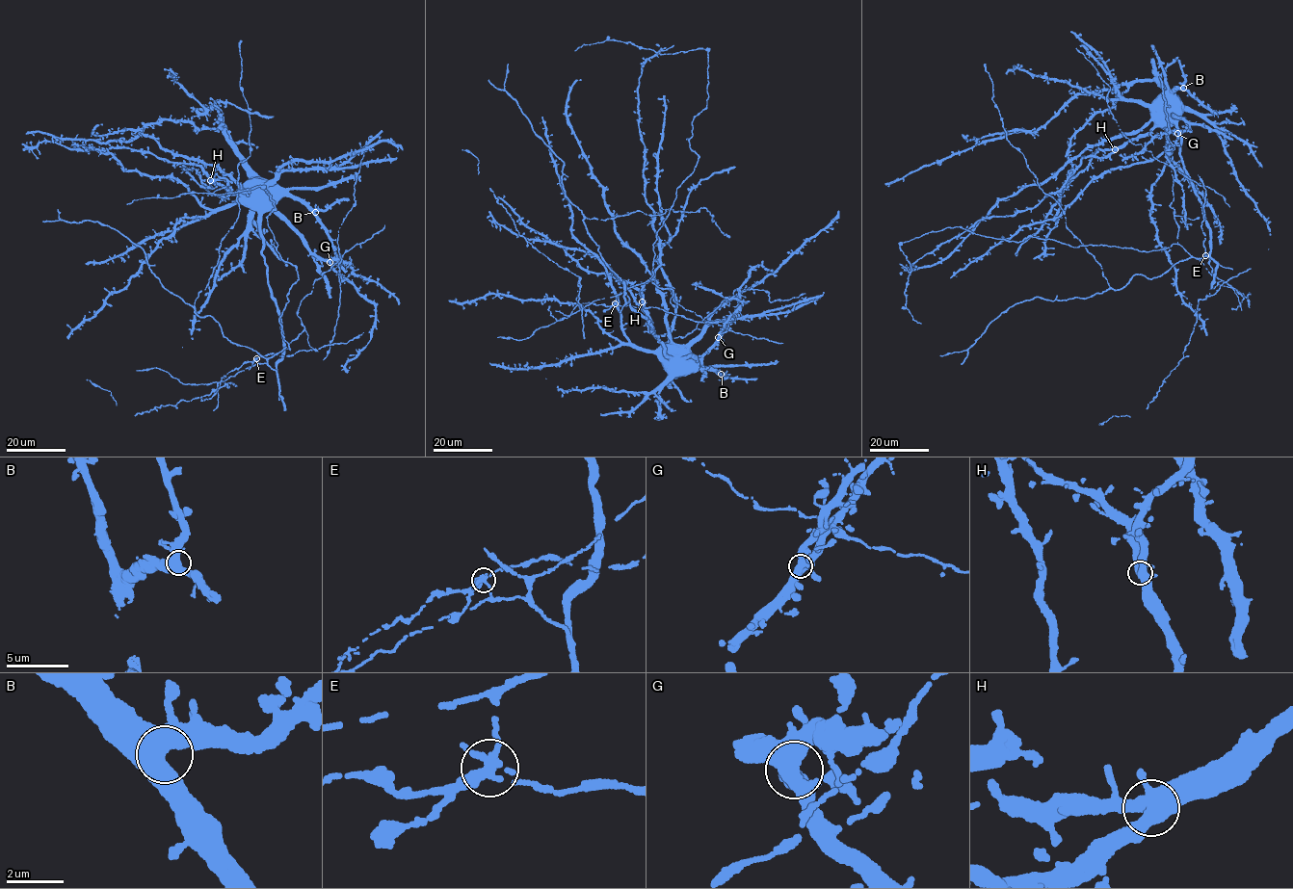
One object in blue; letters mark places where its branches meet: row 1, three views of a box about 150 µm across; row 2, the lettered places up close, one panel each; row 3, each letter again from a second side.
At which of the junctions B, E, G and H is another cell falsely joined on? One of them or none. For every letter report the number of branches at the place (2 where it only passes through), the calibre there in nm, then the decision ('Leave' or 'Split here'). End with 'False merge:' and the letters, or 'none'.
B: Branches: 4. Thickness 440 nm. Leave
E: Branches: 4. Thickness 360 nm. Split here
G: Branches: 4. Thickness 400 nm. Leave
H: Branches: 4. Thickness 400 nm. Leave
False merge: E

